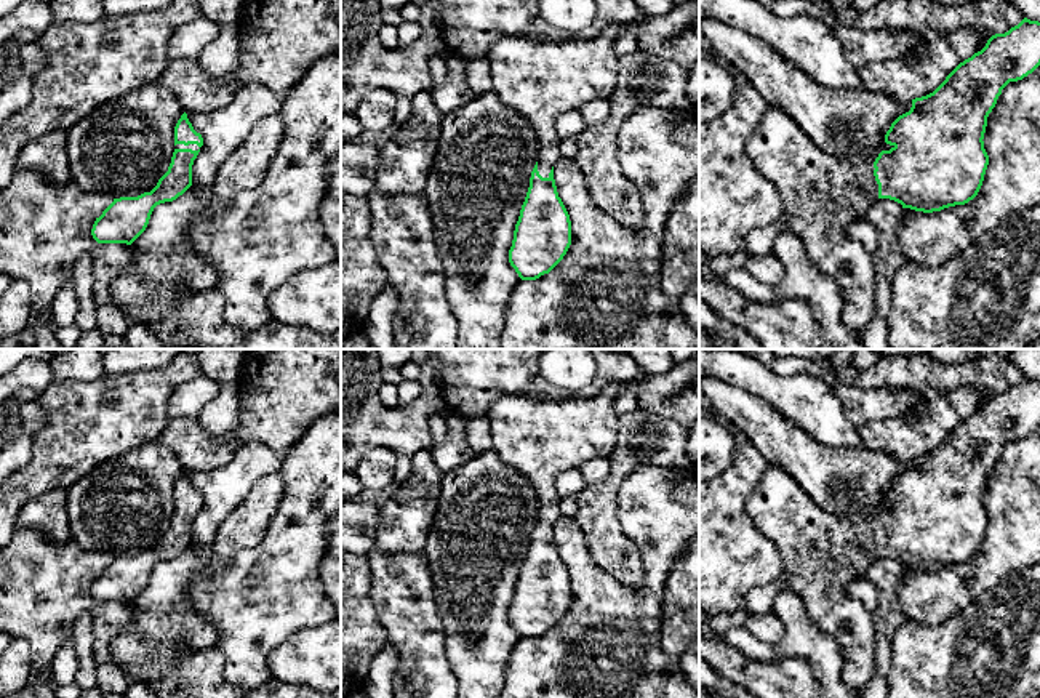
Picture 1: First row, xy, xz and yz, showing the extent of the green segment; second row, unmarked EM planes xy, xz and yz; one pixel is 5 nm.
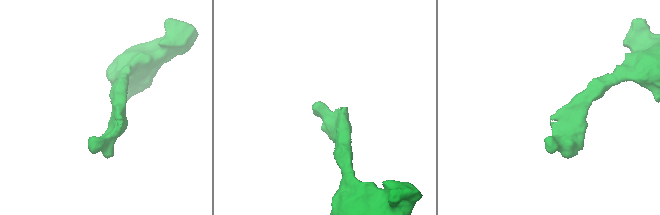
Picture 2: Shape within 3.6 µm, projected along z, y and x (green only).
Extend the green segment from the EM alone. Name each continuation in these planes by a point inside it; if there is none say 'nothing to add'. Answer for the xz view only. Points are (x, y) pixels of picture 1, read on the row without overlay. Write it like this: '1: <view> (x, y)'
1: xz (543, 439)

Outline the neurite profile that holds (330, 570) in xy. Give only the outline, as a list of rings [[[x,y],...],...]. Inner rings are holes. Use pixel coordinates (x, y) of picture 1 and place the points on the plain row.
[[[341,511],[328,520],[328,548],[320,565],[320,580],[341,621]]]

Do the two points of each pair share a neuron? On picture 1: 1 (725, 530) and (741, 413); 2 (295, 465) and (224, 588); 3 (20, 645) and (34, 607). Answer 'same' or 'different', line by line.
1: different
2: same
3: different

